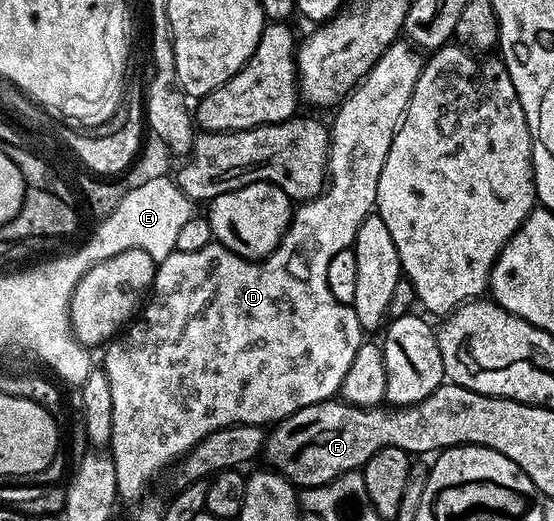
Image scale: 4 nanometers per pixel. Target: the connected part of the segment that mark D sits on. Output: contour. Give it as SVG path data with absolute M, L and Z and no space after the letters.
M407 42L392 44L382 54L382 58L378 58L378 62L374 62L374 66L365 74L363 80L340 101L335 109L335 112L337 111L336 117L333 118L332 124L330 123L328 167L324 191L313 197L312 200L303 201L293 211L292 220L288 224L282 242L271 254L259 262L247 260L245 256L234 254L229 248L223 248L221 244L213 242L197 252L173 251L165 260L157 263L156 277L152 280L150 295L147 297L138 318L133 319L130 327L121 331L103 349L105 352L102 367L106 378L110 378L110 399L114 401L114 426L110 441L110 455L114 462L114 474L117 475L117 490L123 499L124 496L128 500L138 499L147 490L148 483L171 460L177 459L176 461L179 461L187 456L188 451L195 444L202 438L209 436L214 430L225 428L231 424L272 426L306 406L314 406L323 400L331 400L339 393L342 378L346 378L346 370L350 370L350 362L354 362L354 354L358 354L360 349L362 329L358 322L358 314L353 310L351 304L338 302L338 298L334 298L334 294L330 294L330 282L326 282L326 266L330 266L330 258L334 258L334 254L338 254L338 250L346 250L355 245L358 226L362 226L366 217L373 215L378 198L378 178L382 178L382 166L386 166L386 154L390 154L390 142L394 142L396 128L404 116L404 111L408 109L410 94L414 94L416 79L420 77L422 64L419 59L416 61L416 56L418 56L417 49L413 48L411 44Z

